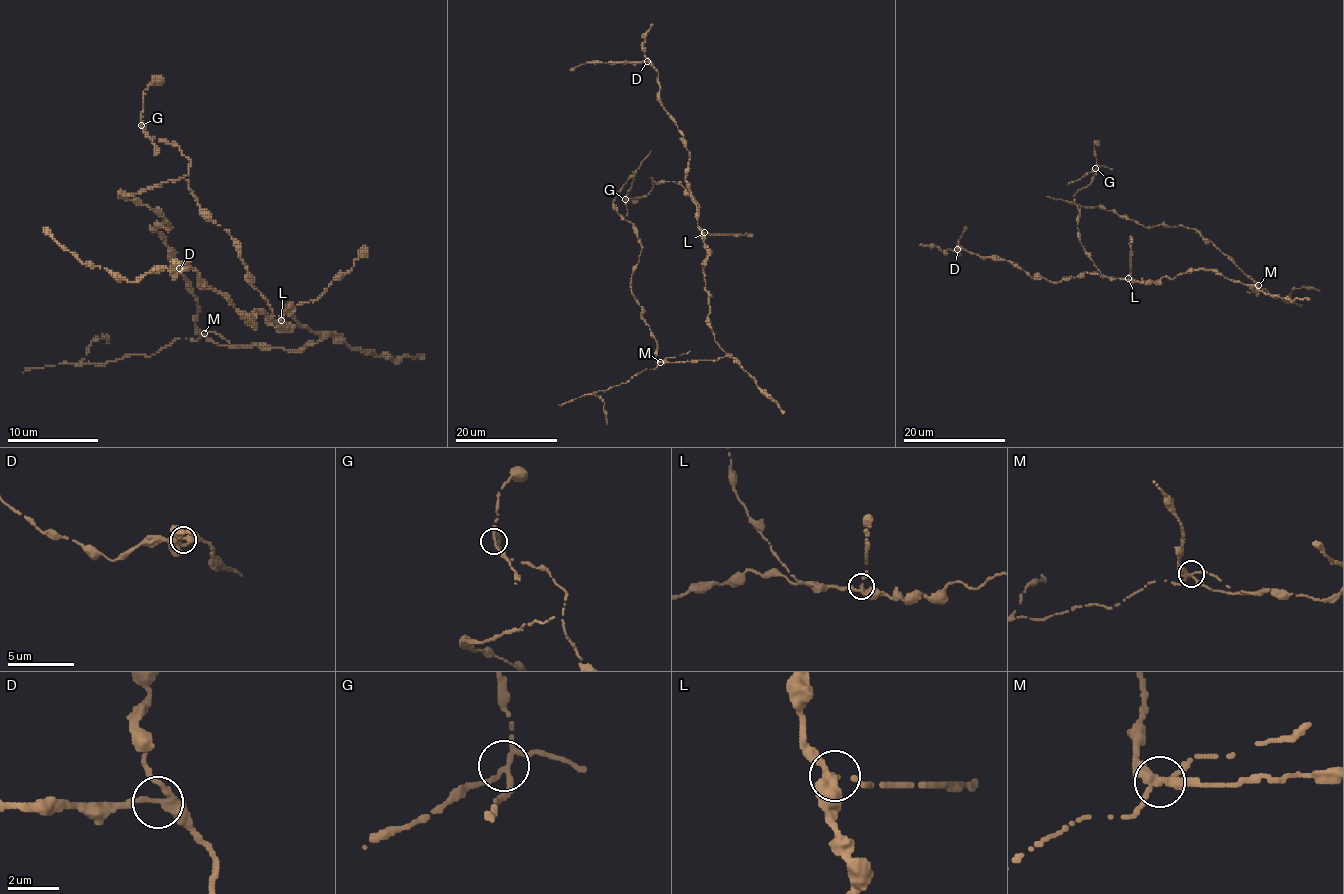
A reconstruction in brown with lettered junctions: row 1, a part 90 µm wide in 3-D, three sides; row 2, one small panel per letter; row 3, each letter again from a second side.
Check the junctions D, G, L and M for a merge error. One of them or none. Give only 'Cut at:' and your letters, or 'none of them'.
Cut at: M

